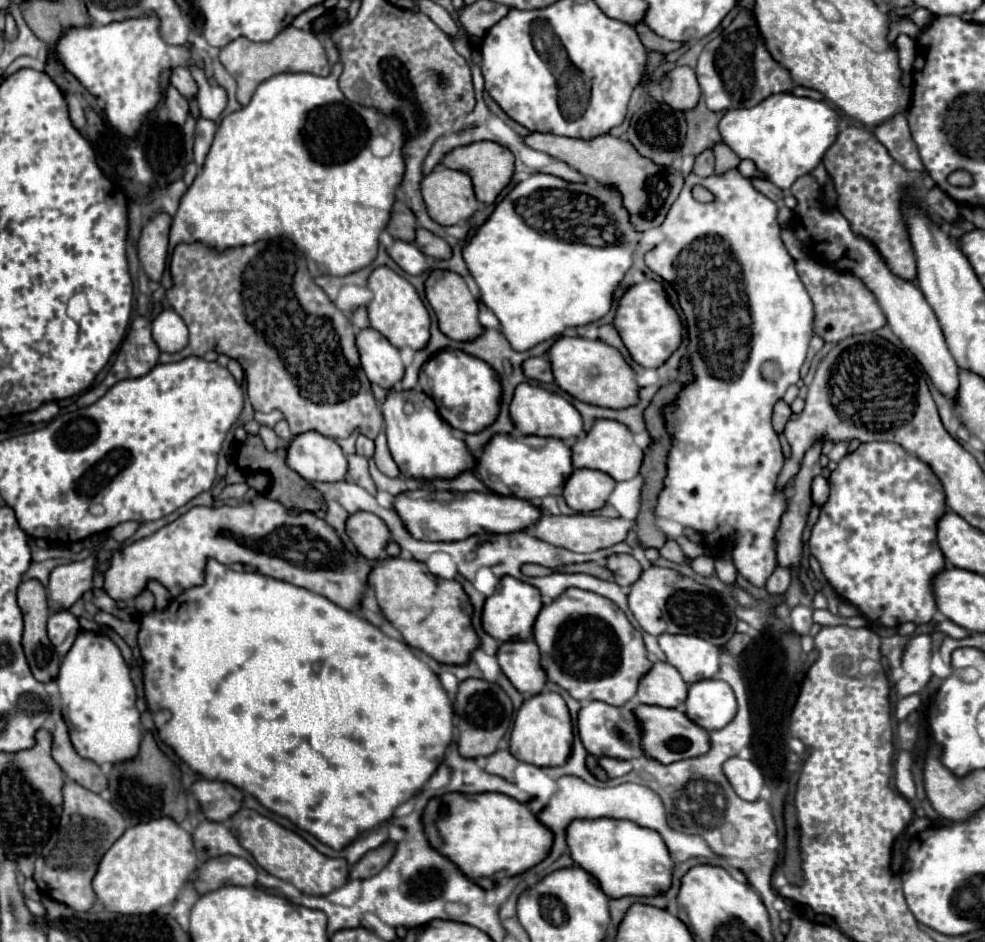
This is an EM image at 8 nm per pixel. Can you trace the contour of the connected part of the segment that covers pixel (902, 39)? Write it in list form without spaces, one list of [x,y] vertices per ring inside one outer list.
[[[900,34],[896,40],[896,46],[899,54],[899,66],[903,72],[911,72],[913,62],[917,55],[917,46],[915,40],[906,34]]]

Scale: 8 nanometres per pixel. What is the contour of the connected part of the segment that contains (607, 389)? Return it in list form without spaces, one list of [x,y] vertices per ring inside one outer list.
[[[561,336],[547,350],[547,358],[551,362],[555,384],[573,398],[603,408],[627,408],[635,404],[639,388],[635,382],[635,372],[613,346],[607,346],[601,340]]]

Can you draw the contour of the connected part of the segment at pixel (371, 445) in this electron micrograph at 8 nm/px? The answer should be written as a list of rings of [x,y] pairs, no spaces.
[[[359,434],[359,438],[357,438],[357,454],[365,456],[365,458],[373,458],[373,454],[375,454],[375,442],[371,438]]]

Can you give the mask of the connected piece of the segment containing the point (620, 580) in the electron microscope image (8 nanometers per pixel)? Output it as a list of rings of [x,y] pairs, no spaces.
[[[613,554],[607,558],[607,568],[613,572],[619,586],[631,586],[641,574],[641,564],[629,554]]]

